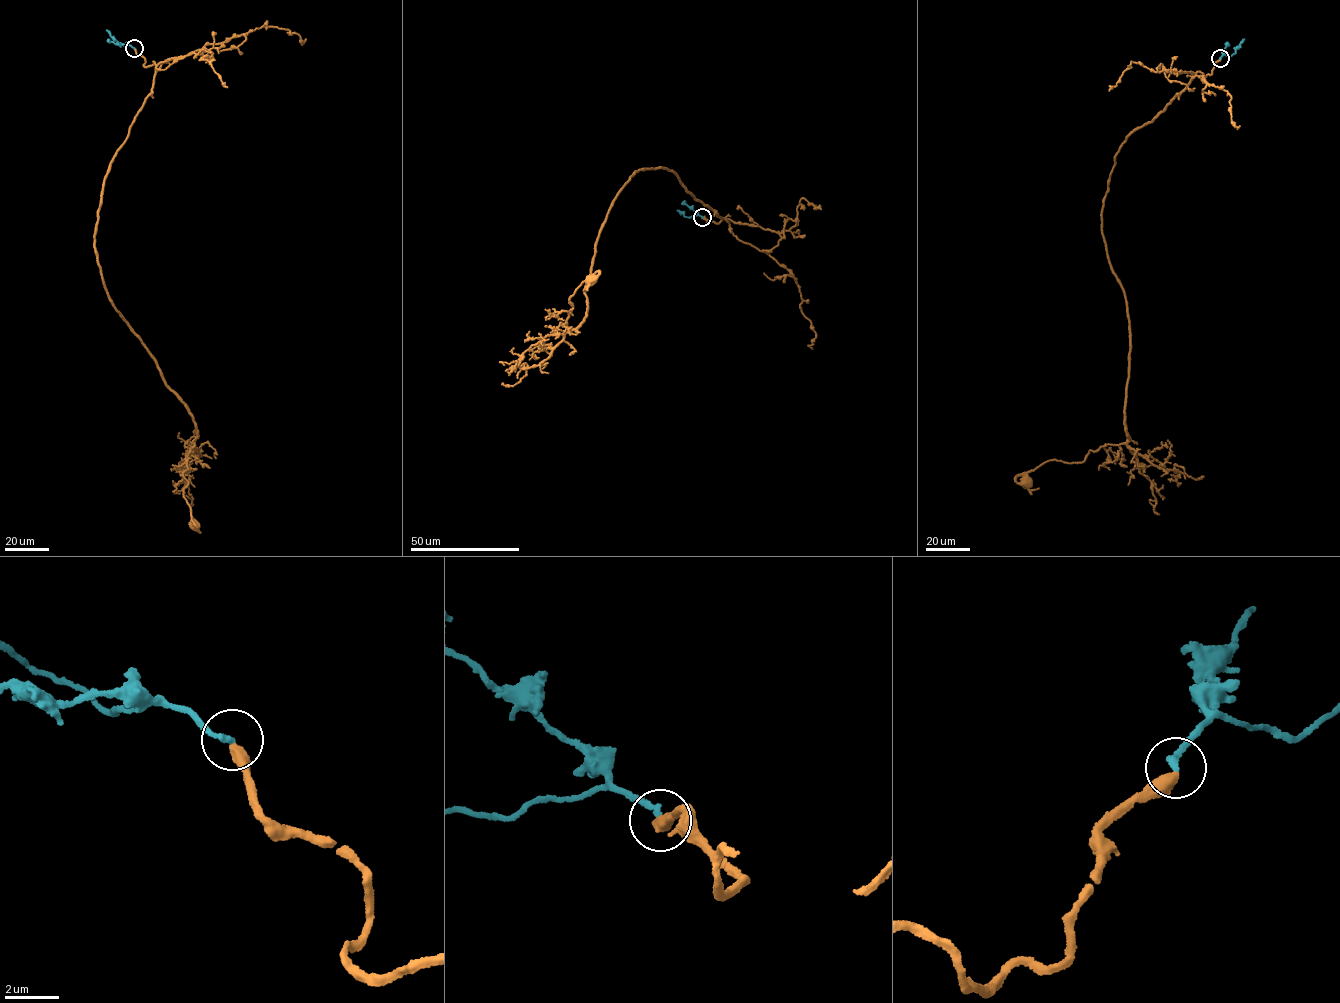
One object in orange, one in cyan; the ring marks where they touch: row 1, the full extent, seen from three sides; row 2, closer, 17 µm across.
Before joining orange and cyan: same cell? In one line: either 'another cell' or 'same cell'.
another cell

